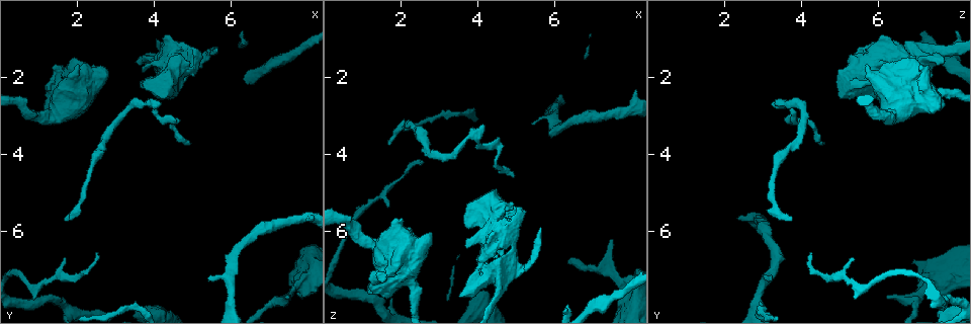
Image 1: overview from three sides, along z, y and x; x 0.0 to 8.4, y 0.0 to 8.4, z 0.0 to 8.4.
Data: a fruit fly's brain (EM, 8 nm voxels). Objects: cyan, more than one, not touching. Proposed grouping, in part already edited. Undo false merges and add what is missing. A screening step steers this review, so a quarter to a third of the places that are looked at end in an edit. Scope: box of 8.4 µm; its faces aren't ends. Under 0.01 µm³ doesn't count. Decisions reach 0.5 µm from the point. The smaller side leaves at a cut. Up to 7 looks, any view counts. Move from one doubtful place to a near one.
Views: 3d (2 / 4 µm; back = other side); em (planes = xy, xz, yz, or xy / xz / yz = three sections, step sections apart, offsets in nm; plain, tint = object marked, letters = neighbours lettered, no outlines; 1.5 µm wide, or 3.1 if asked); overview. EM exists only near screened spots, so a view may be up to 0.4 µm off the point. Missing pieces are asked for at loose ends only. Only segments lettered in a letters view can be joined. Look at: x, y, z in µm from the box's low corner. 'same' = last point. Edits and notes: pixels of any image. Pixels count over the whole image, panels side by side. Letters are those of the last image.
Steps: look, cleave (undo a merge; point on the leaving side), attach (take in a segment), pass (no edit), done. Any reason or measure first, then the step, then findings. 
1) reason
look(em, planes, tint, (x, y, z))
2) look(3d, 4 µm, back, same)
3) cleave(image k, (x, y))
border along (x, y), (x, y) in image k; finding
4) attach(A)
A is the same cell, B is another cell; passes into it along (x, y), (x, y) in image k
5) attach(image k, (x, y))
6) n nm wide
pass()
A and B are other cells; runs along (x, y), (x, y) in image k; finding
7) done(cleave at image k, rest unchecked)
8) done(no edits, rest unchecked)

branch stops here
look(3d, 2 µm, (7.50, 7.75, 6.20))

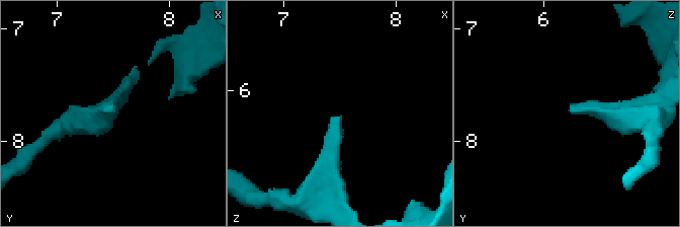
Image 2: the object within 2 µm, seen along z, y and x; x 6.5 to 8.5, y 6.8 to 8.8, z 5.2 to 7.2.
now the EM
look(em, planes, letters, (7.52, 7.72, 6.20))

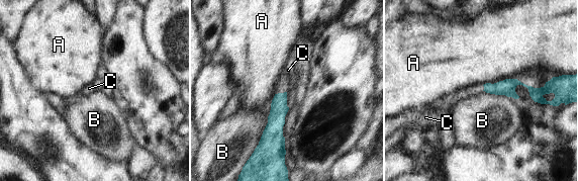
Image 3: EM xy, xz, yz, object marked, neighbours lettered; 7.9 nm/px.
attach(C)
C is the same cell, A and B are other cells; the neuron continues

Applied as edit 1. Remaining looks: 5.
free end
look(em, planes, letters, (4.90, 3.70, 4.55))

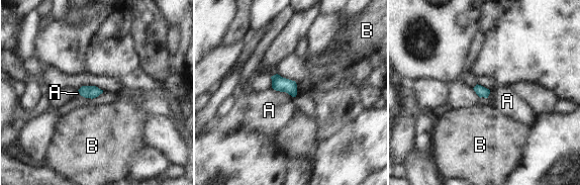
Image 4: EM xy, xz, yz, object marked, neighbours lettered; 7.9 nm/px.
pass()
A and B are other cells; border along (272, 87), (292, 96) in image 4; none of them fits

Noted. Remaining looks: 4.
branch stops here
look(em, yz, step 8, letters, (1.75, 5.70, 3.80))

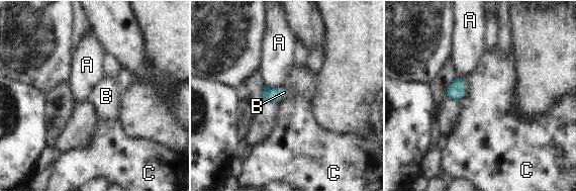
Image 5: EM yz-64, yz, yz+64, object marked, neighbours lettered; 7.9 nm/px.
look(em, planes, letters, same)

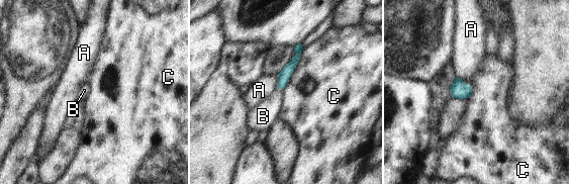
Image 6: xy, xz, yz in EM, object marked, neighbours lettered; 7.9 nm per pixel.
attach(B)
B is the same cell, A and C are other cells; it goes on there

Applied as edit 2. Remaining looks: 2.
done(attach at image 3, attach at image 6, rest unchecked)

